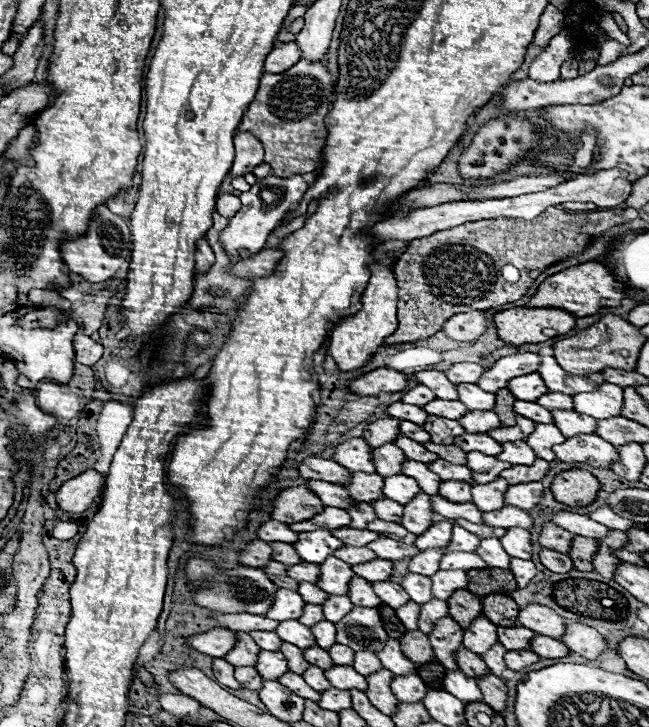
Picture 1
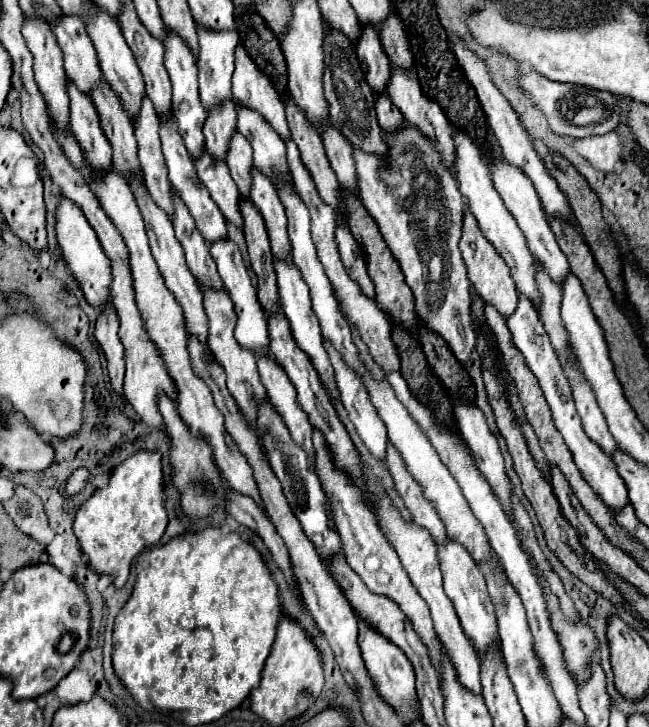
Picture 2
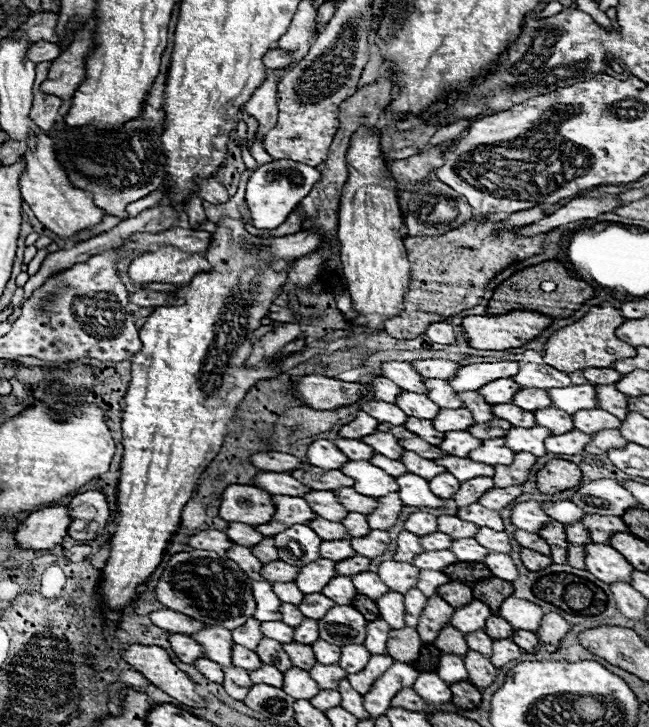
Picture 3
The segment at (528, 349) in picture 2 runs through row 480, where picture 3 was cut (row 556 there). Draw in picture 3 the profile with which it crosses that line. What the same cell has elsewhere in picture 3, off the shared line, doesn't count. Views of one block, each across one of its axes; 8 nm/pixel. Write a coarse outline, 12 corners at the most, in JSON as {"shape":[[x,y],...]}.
{"shape":[[588,544],[586,570],[606,584],[632,582],[612,546]]}

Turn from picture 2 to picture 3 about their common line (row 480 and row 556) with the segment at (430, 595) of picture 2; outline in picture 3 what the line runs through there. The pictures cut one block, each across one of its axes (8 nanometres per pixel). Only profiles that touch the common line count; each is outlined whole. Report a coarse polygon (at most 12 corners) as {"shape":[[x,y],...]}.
{"shape":[[372,530],[364,538],[352,538],[356,554],[376,558],[386,552],[390,536]]}

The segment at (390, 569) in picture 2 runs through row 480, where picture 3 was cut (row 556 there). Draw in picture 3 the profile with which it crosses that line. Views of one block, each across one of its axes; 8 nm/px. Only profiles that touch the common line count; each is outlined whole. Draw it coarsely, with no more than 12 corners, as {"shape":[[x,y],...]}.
{"shape":[[324,540],[320,558],[340,562],[356,554],[350,540]]}

